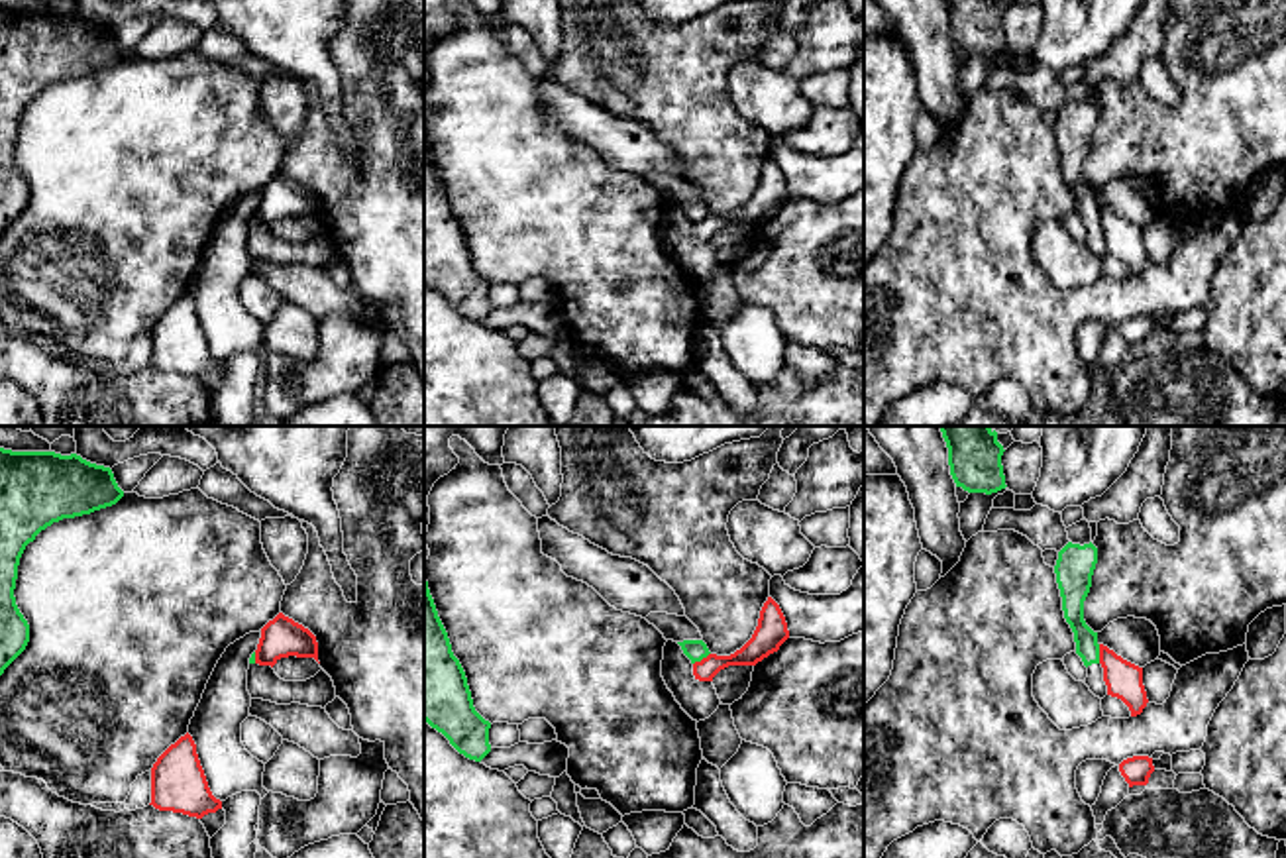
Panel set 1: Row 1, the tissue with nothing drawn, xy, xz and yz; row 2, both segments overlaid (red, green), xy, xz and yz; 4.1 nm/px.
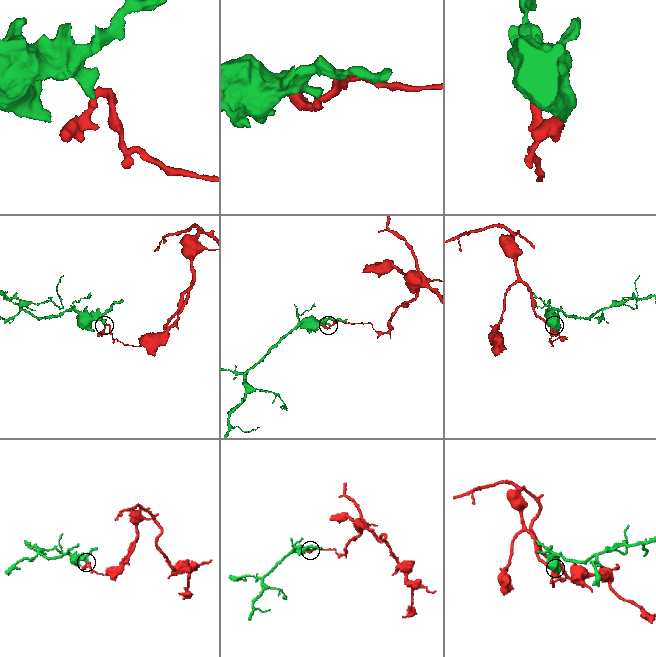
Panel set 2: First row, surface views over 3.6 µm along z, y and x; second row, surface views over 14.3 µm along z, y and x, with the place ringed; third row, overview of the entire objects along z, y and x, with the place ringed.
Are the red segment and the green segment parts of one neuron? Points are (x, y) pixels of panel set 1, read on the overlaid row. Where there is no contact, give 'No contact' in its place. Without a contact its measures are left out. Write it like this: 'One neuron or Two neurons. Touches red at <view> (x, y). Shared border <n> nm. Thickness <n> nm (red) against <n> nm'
Two neurons. Touches red at yz (1100, 654). Shared border 80 nm. Thickness 150 nm (red) against 100 nm

